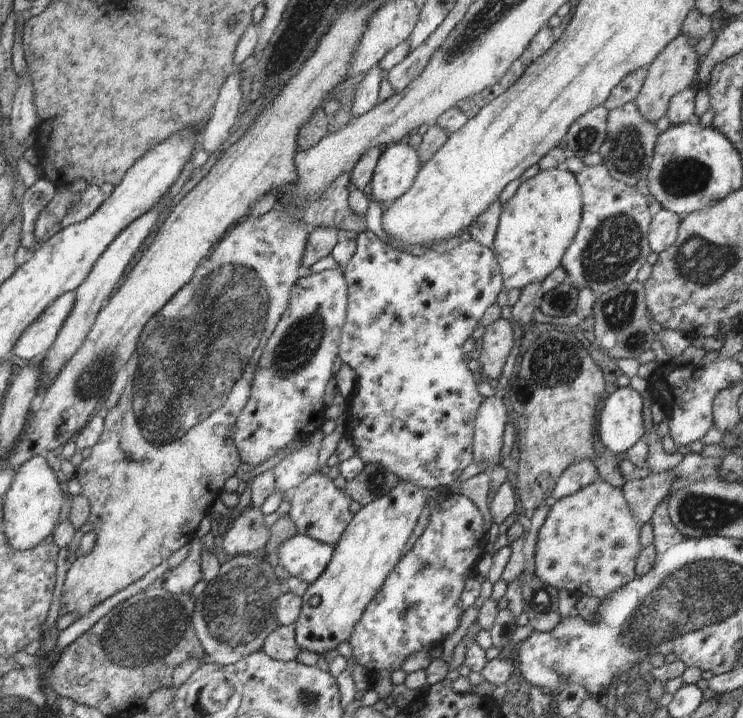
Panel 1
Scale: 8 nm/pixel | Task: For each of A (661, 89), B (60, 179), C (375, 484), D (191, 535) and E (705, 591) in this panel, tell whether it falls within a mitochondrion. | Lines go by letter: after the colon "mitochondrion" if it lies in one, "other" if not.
A: other
B: other
C: mitochondrion
D: other
E: mitochondrion

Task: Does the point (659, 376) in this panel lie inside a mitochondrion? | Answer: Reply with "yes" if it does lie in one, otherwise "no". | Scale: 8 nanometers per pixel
no

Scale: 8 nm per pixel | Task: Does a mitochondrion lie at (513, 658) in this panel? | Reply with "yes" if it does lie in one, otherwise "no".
no

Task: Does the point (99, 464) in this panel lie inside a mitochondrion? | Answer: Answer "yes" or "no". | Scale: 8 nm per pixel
no

